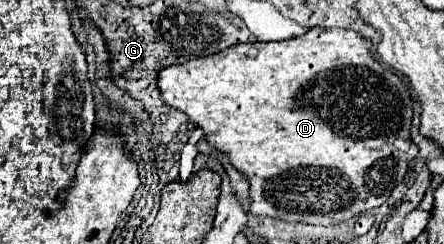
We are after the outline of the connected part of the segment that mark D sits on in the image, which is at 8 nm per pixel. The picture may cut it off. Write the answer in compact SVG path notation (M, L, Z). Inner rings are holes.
M310 27L304 35L274 41L274 43L238 43L236 47L228 47L224 51L218 51L216 55L206 55L200 59L190 59L188 63L170 65L158 71L158 89L160 97L168 107L174 107L190 119L192 125L204 131L204 137L208 145L220 153L226 153L230 159L230 165L242 173L250 183L250 213L252 215L264 215L280 221L300 221L310 225L336 225L342 221L348 221L352 217L362 215L364 211L380 207L390 191L402 183L402 177L406 175L408 161L416 157L418 149L410 139L410 121L412 121L412 105L410 89L408 85L388 67L374 61L370 55L370 43L360 37L356 31L348 29L322 29L322 27Z

